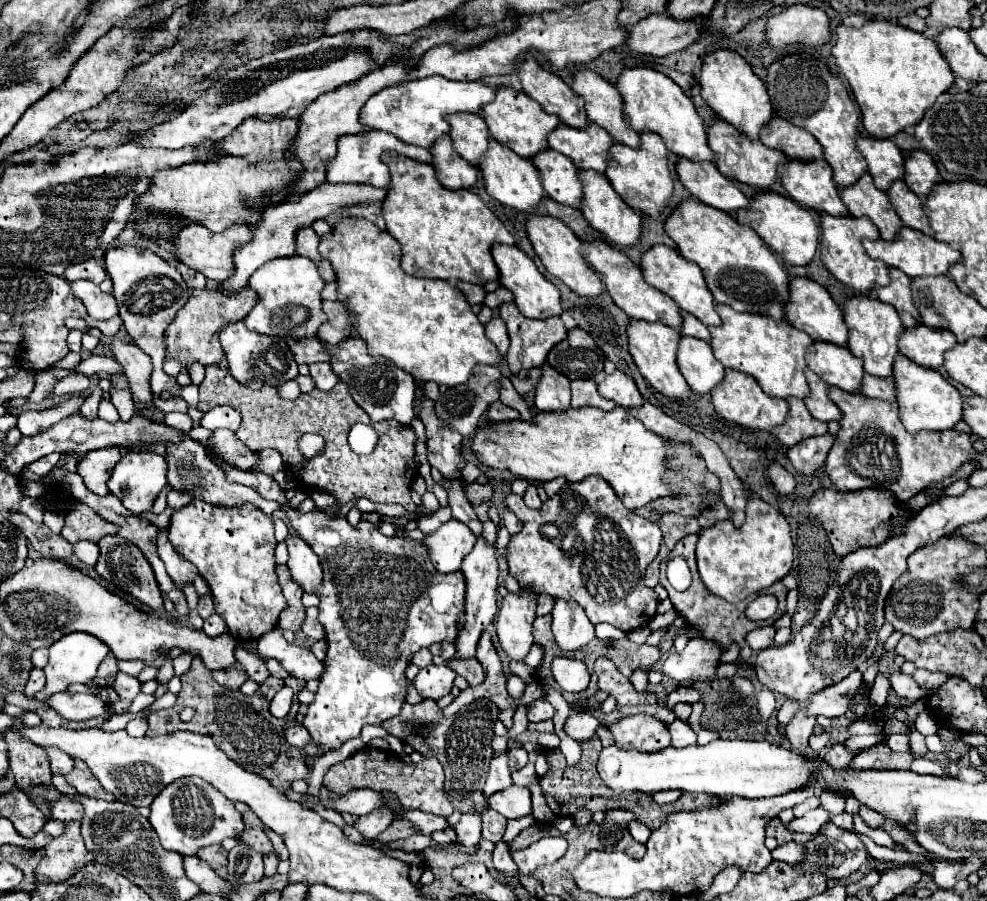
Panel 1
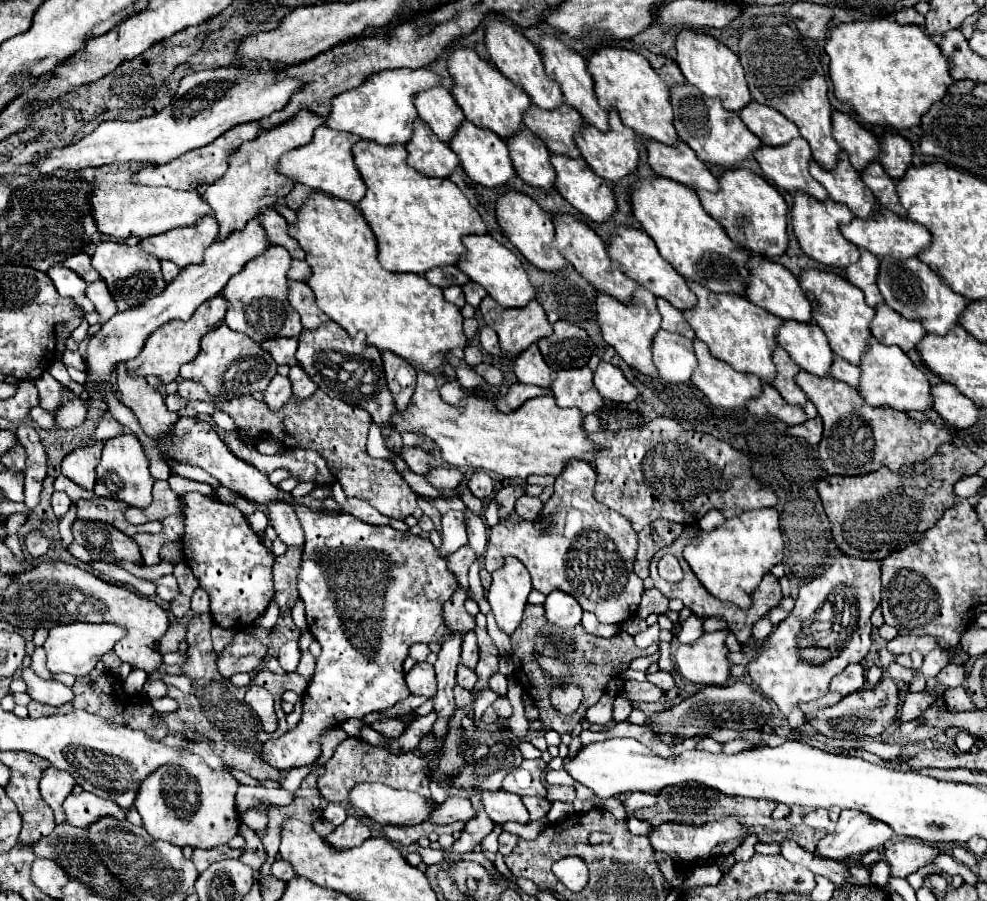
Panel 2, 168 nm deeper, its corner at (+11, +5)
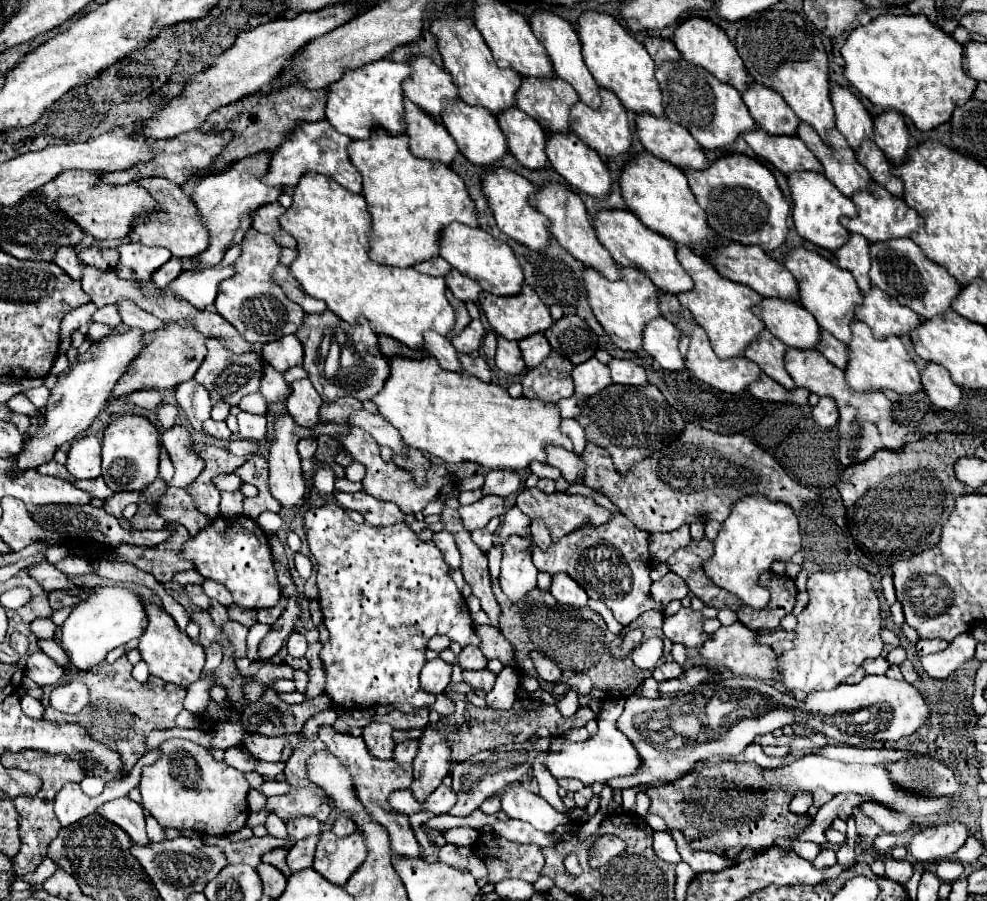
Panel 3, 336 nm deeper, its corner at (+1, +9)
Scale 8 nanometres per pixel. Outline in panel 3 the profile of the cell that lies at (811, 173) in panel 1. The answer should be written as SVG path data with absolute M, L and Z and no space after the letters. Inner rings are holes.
M763 129L743 135L751 149L765 161L769 161L783 175L797 171L823 173L817 157L807 149L807 145L797 135L767 135Z

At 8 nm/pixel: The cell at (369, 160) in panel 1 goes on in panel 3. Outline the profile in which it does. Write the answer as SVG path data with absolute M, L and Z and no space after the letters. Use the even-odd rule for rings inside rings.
M315 121L315 123L301 123L289 141L285 141L271 157L271 171L263 177L267 185L297 185L299 179L309 173L321 173L325 177L331 177L337 181L341 187L345 187L351 193L361 193L363 183L361 183L361 173L353 167L349 155L347 155L347 145L351 143L351 137L337 133L337 129L327 121Z

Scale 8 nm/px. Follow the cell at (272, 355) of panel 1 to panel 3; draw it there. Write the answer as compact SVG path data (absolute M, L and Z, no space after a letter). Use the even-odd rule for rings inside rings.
M207 339L207 349L209 353L201 363L201 367L197 369L195 381L209 391L213 401L225 401L227 405L237 405L241 397L259 391L261 379L263 379L263 367L265 367L265 361L259 353L255 355L255 351L249 351L249 353L237 355L229 351L221 339Z

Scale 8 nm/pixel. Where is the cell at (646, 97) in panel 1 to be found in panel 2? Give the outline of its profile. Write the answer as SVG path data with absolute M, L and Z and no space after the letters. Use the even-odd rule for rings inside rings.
M605 45L595 49L587 59L587 71L593 77L593 89L603 109L615 107L621 121L641 137L667 145L677 141L677 133L673 129L673 107L669 103L669 87L661 81L661 77L641 53Z

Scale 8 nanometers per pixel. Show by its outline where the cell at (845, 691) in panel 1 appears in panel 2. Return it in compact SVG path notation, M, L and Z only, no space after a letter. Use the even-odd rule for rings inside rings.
M849 665L849 667L845 667L845 671L841 675L833 677L831 691L839 691L841 695L849 695L849 693L863 689L865 681L867 681L865 667L863 665Z

